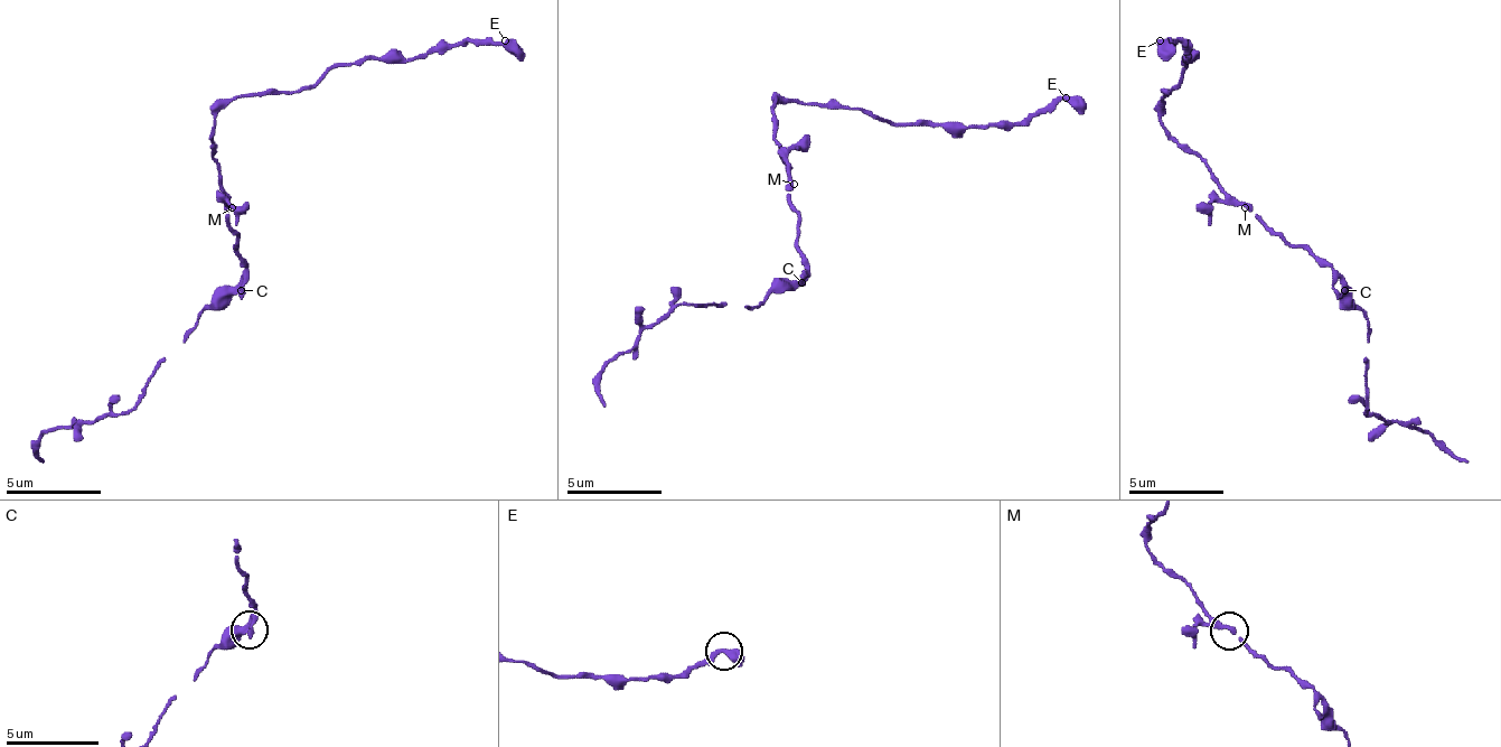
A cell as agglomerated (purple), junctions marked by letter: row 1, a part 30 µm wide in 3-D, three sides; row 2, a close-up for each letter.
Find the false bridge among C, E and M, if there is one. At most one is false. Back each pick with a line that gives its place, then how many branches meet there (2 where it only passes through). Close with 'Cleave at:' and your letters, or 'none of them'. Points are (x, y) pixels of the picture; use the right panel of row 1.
Cleave at: none of them

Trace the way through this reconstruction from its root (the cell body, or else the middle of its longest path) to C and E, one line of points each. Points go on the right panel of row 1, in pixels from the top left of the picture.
C: (1245, 203), (1293, 245), (1307, 245), (1345, 289)
E: (1245, 203), (1236, 203), (1212, 169), (1164, 127), (1164, 97), (1183, 74), (1188, 49), (1179, 40), (1160, 40)

